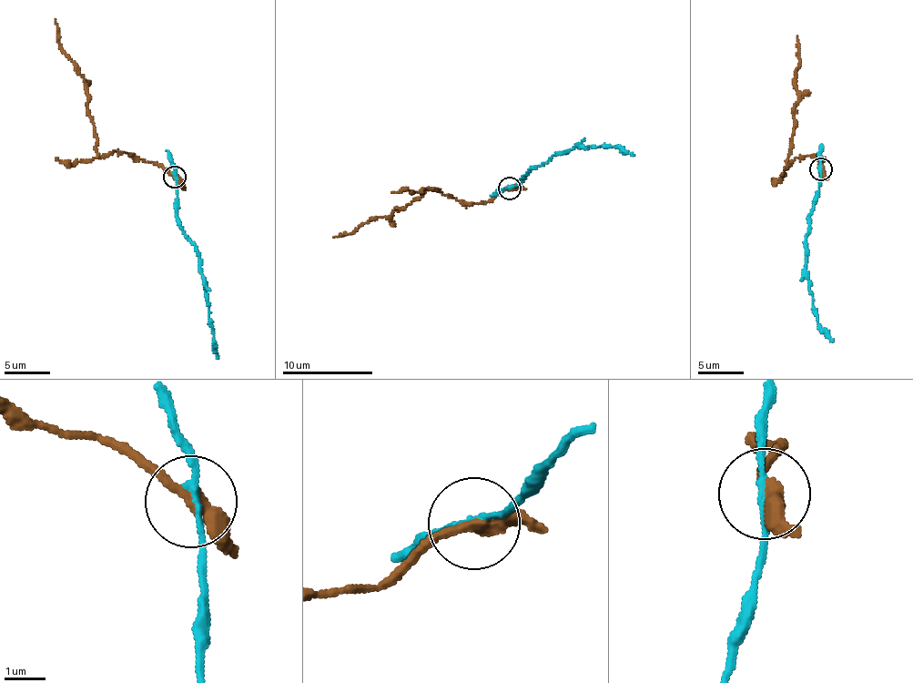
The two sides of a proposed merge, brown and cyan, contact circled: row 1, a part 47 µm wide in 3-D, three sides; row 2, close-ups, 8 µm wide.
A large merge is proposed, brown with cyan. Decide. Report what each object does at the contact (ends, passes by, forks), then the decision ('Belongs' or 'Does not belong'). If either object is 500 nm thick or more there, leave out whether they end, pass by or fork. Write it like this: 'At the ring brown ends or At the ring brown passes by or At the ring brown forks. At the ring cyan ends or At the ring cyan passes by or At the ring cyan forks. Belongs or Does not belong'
At the ring brown passes by. At the ring cyan passes by. Does not belong

